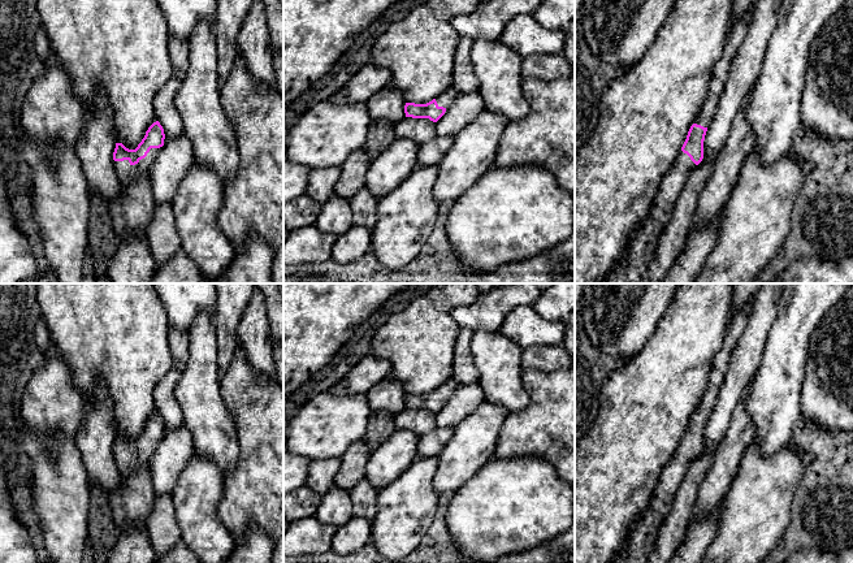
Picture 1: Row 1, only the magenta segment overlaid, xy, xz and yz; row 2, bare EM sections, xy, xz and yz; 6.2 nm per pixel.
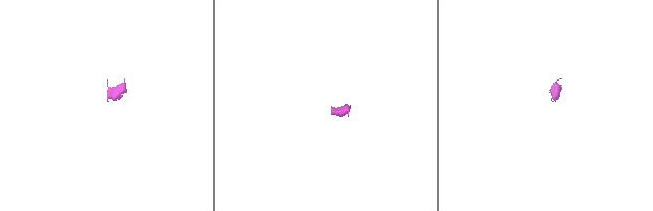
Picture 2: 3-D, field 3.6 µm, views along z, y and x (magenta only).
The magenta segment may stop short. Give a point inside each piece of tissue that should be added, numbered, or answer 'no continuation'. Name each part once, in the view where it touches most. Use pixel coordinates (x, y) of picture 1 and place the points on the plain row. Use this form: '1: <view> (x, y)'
1: xy (126, 464)
2: yz (739, 320)

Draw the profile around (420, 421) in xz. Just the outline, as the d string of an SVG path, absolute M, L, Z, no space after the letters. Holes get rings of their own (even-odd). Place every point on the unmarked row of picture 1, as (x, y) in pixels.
M404 408L399 413L394 415L394 423L397 430L412 432L419 437L438 428L436 413L429 410Z

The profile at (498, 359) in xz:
M473 332L472 355L479 371L479 384L481 385L485 400L505 406L510 412L524 410L531 398L521 381L521 348L512 339L498 332Z

